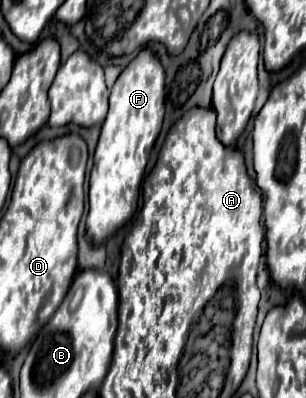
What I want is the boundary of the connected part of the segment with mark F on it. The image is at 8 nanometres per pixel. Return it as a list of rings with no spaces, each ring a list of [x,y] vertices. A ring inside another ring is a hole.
[[[145,47],[121,71],[111,95],[109,113],[103,121],[99,143],[95,149],[93,169],[89,177],[89,217],[87,235],[95,243],[103,243],[121,225],[125,225],[139,203],[139,187],[149,159],[149,151],[161,131],[165,115],[165,71],[157,55]]]

